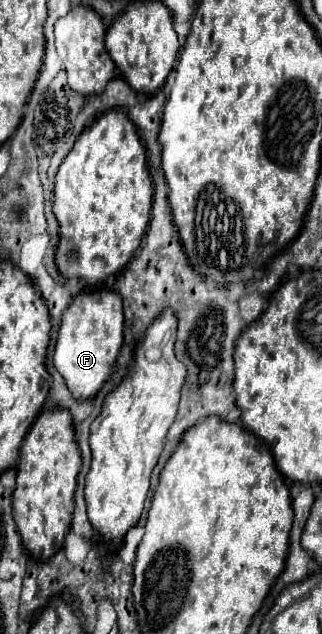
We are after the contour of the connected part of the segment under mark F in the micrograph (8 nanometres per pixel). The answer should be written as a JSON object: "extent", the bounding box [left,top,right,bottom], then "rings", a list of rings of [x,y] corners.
{"extent":[54,290,124,402],"rings":[[[86,290],[72,300],[72,304],[62,314],[54,366],[66,380],[66,386],[76,400],[80,402],[88,400],[100,392],[104,382],[114,372],[122,342],[124,342],[122,298],[114,290]]]}

